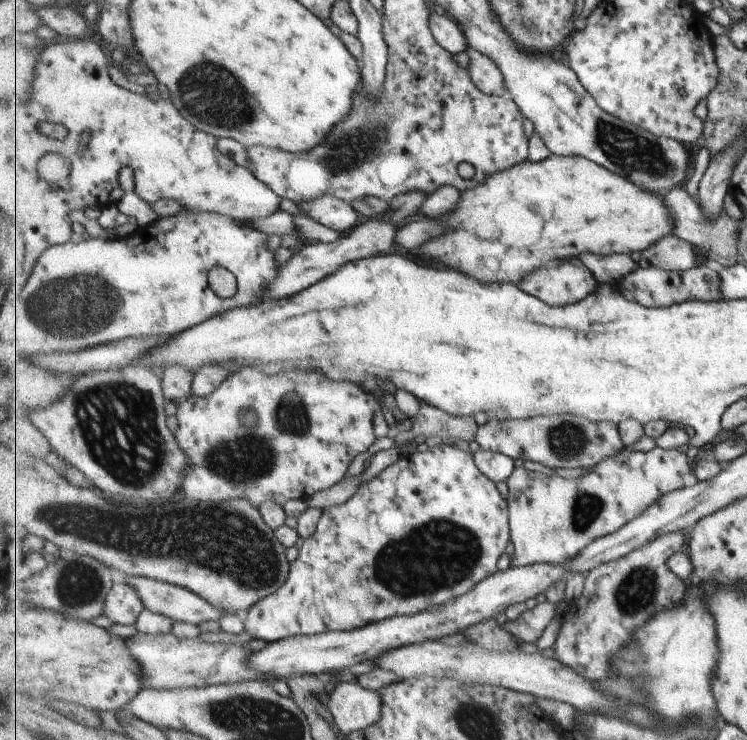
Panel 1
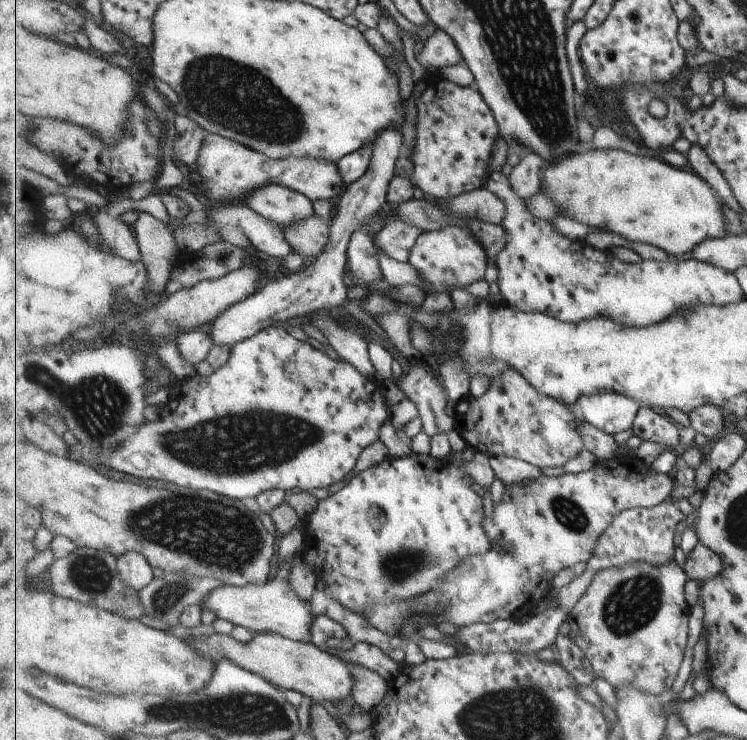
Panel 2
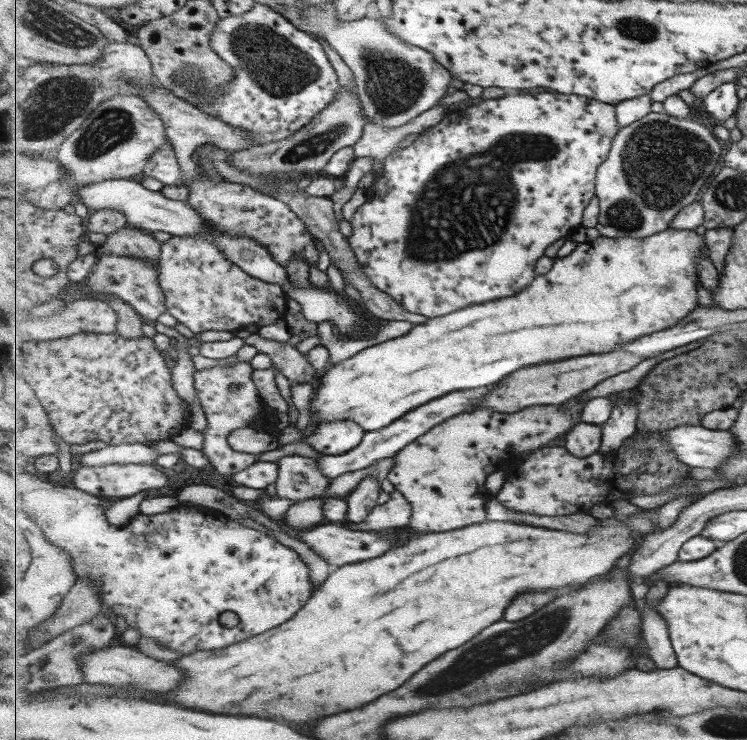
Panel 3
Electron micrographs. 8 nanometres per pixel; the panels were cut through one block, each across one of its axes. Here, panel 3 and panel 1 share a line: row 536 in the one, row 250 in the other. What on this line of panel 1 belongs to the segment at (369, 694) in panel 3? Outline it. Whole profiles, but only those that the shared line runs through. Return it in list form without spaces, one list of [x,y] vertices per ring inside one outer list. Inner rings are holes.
[[[551,155],[542,161],[523,161],[490,174],[484,178],[483,182],[480,182],[472,189],[460,191],[461,198],[459,206],[453,214],[447,213],[445,218],[439,220],[441,226],[447,228],[447,232],[442,235],[431,237],[419,250],[415,251],[417,255],[429,262],[431,265],[439,266],[439,268],[453,269],[460,273],[467,274],[467,276],[473,276],[477,278],[479,282],[499,282],[499,283],[513,283],[515,285],[521,285],[525,277],[529,277],[533,272],[537,272],[541,269],[547,269],[555,262],[559,260],[567,260],[569,258],[576,258],[585,253],[609,256],[614,254],[629,255],[631,252],[643,252],[648,249],[649,246],[660,241],[660,238],[667,235],[673,235],[673,219],[672,211],[664,203],[664,198],[661,195],[654,195],[653,193],[644,191],[639,188],[634,182],[629,179],[625,180],[623,176],[617,176],[613,174],[613,171],[609,172],[608,168],[603,165],[597,164],[597,162],[589,160],[583,156],[563,156],[563,155]]]

